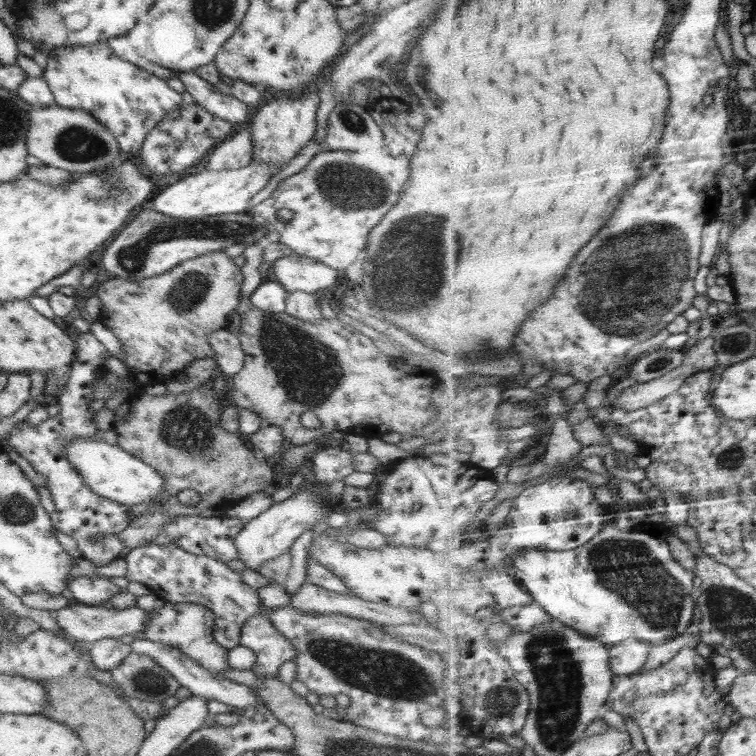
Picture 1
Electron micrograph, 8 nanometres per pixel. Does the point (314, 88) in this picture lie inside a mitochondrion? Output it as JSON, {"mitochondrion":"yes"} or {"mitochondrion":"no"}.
{"mitochondrion":"no"}

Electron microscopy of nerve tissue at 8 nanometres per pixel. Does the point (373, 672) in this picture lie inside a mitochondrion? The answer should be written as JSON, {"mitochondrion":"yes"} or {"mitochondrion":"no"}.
{"mitochondrion":"yes"}

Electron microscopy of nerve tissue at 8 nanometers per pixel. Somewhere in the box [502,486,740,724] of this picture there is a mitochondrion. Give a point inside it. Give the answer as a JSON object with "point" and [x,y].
{"point":[626,569]}

